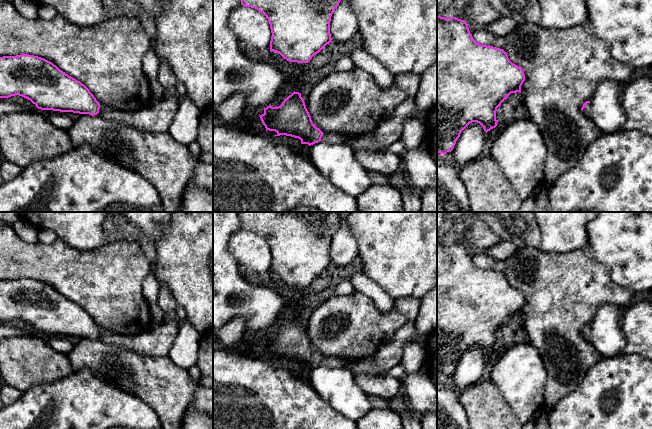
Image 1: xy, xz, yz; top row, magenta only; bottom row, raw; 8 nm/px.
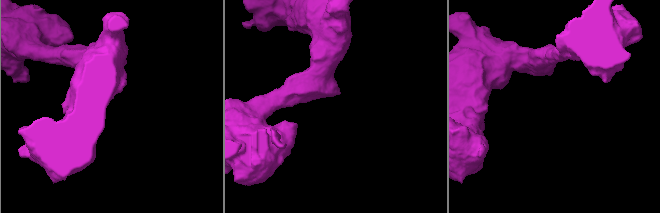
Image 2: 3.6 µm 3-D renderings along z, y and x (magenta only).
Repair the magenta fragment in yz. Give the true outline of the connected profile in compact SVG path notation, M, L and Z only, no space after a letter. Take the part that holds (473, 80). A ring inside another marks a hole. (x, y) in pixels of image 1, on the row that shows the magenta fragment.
M437 15L437 153L452 151L461 132L472 122L479 123L485 132L495 128L497 108L511 93L521 93L524 81L523 69L513 64L503 49L477 43L464 20Z

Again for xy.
M29 54L0 57L0 98L19 95L36 105L41 110L73 112L97 115L100 113L107 119L126 123L143 132L168 132L179 107L176 96L166 94L155 104L133 112L115 110L100 105L90 90L80 81L60 70L52 62Z

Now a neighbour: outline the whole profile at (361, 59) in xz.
M364 49L352 50L348 56L353 61L355 67L367 72L380 88L385 89L395 85L395 76Z

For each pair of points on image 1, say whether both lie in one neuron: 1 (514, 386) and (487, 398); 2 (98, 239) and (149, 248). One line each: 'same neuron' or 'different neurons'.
1: different neurons
2: same neuron

